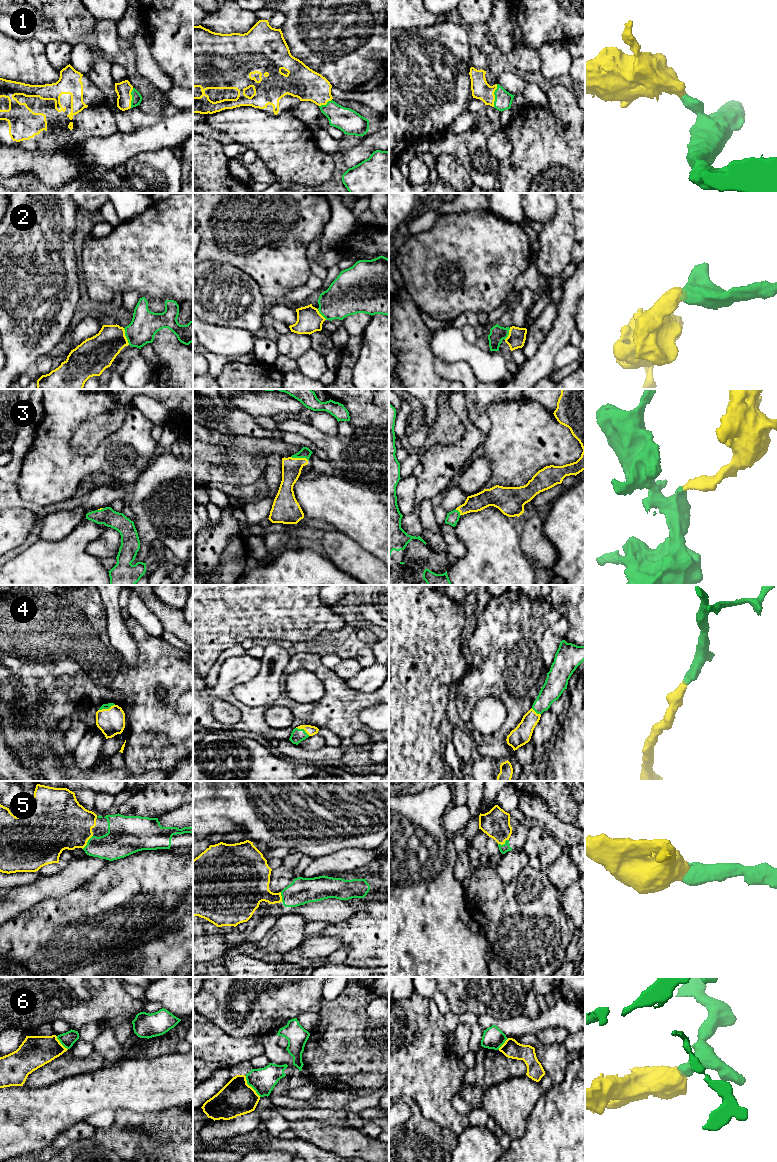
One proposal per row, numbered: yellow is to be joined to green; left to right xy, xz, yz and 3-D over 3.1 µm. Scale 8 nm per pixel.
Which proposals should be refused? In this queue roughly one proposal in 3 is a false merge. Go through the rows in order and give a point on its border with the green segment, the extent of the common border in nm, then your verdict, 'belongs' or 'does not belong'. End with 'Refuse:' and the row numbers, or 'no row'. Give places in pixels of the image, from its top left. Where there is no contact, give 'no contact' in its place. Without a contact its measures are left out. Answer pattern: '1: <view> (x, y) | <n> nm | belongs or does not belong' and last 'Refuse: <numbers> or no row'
1: yz (494, 94) | 190 nm | belongs
2: xy (125, 335) | 140 nm | belongs
3: xz (299, 457) | 140 nm | belongs
4: xy (106, 708) | 140 nm | belongs
5: xy (87, 842) | 140 nm | belongs
6: xz (250, 1085) | 200 nm | does not belong
Refuse: 6

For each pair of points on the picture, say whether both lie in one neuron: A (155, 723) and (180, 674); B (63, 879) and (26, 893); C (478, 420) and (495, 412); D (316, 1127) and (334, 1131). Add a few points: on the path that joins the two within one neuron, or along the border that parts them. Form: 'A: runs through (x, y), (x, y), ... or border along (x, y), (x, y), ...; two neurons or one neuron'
A: runs through (167, 711), (171, 707), (174, 689), (177, 686); one neuron
B: runs through (54, 886), (46, 886), (35, 892); one neuron
C: border along (506, 400), (487, 406), (490, 428), (485, 435); two neurons
D: runs through (320, 1131), (330, 1131); one neuron

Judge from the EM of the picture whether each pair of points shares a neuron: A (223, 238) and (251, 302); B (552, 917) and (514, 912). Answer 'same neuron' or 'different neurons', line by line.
A: different neurons
B: same neuron

